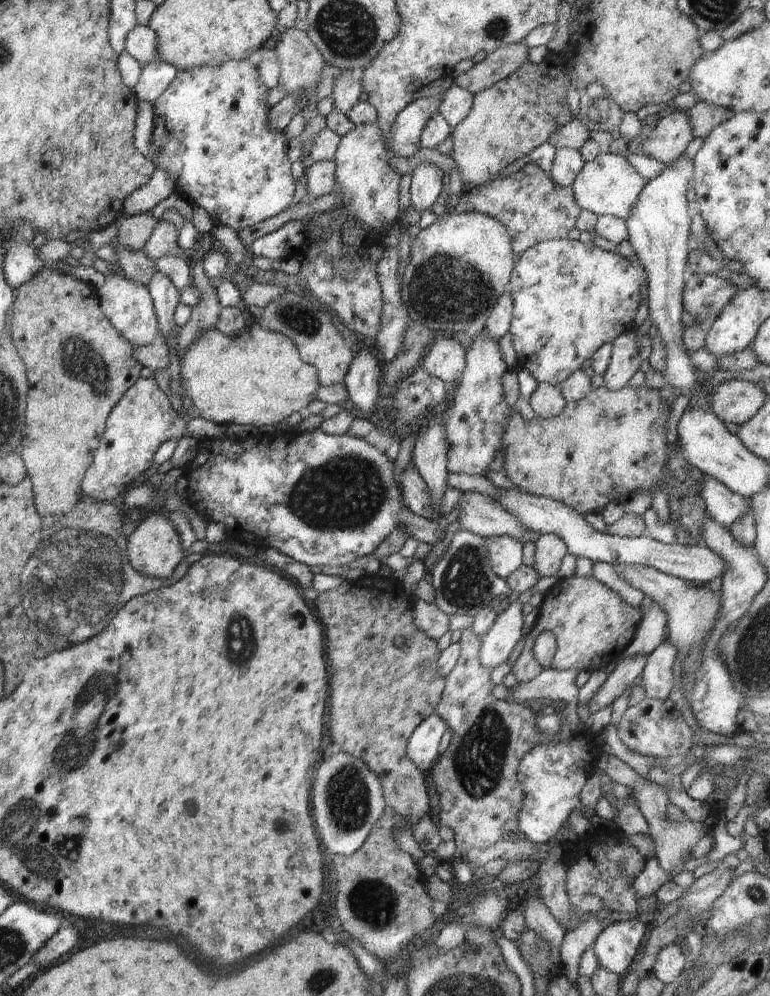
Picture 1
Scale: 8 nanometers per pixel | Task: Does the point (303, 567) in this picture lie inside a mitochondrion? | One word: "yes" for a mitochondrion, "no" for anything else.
no

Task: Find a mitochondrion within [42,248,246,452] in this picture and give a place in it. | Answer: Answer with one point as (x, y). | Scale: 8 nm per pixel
(81, 361)

